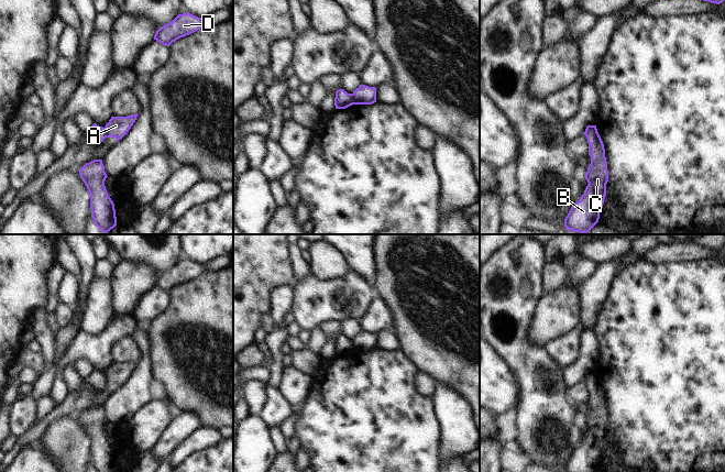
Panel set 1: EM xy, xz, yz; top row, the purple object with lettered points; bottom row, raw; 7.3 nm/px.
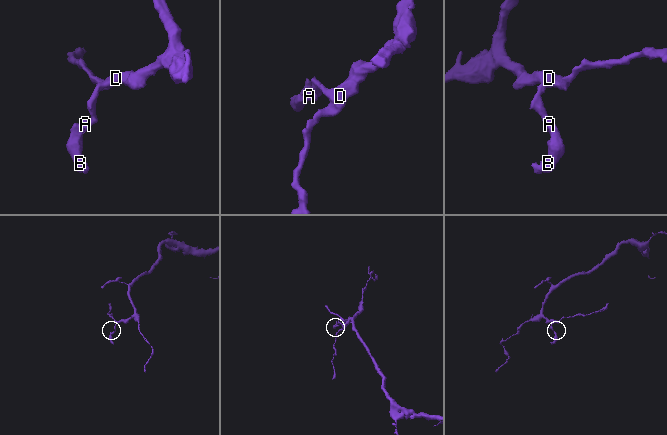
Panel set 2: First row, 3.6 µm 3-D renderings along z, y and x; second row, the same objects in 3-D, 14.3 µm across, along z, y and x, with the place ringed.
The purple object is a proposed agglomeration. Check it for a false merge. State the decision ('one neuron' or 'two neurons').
two neurons

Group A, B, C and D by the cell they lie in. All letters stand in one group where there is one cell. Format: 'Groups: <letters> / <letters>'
Groups: A D / B C

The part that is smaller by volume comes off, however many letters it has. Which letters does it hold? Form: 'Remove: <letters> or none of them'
Remove: B, C

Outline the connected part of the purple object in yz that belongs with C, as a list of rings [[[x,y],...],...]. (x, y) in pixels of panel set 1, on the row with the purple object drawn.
[[[596,125],[589,127],[584,133],[591,156],[591,164],[584,175],[589,184],[564,219],[565,229],[580,233],[587,233],[598,222],[608,182],[605,149]]]

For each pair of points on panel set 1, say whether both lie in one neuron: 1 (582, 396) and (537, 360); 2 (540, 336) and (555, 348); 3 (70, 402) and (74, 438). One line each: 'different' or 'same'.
1: different
2: different
3: different

